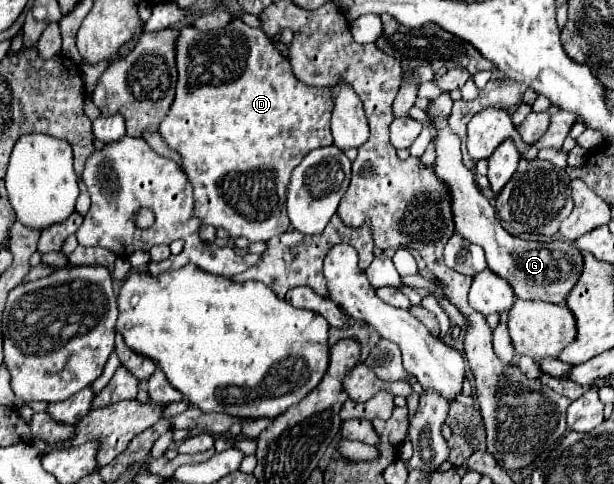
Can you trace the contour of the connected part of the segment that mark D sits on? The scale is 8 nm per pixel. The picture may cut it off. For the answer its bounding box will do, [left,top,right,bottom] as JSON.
[159,19,333,243]

